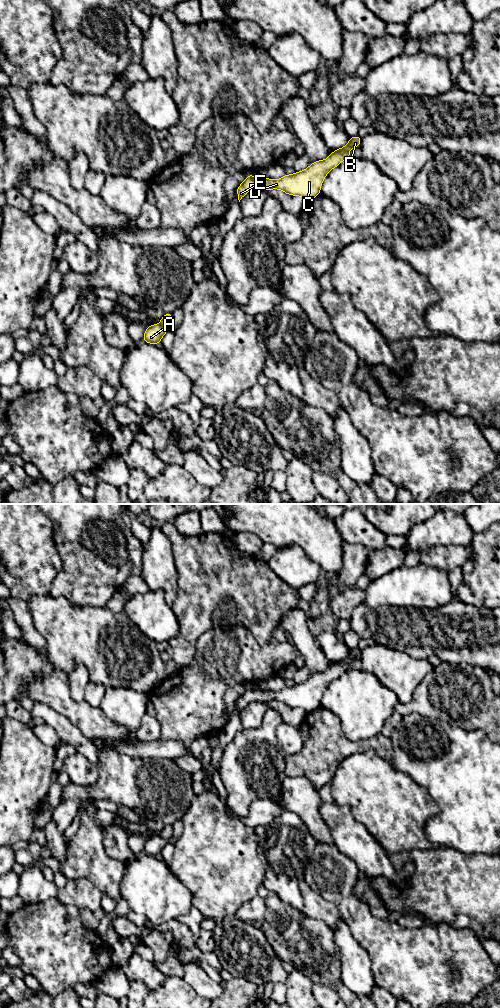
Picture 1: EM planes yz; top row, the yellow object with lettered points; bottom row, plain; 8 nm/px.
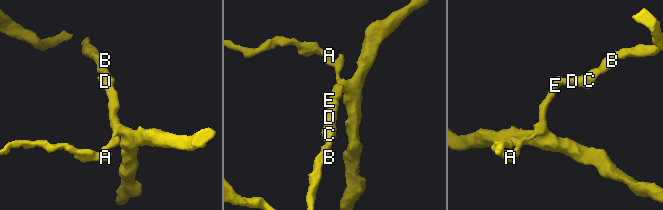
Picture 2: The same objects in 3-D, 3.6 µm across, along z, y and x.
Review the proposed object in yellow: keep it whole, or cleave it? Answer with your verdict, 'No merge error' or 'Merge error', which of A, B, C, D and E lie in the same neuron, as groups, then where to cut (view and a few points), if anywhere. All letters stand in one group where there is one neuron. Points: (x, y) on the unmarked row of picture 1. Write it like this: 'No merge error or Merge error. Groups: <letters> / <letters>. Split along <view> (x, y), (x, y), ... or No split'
Merge error. Groups: A / B C D E. Split along yz (160, 836), (169, 839)

